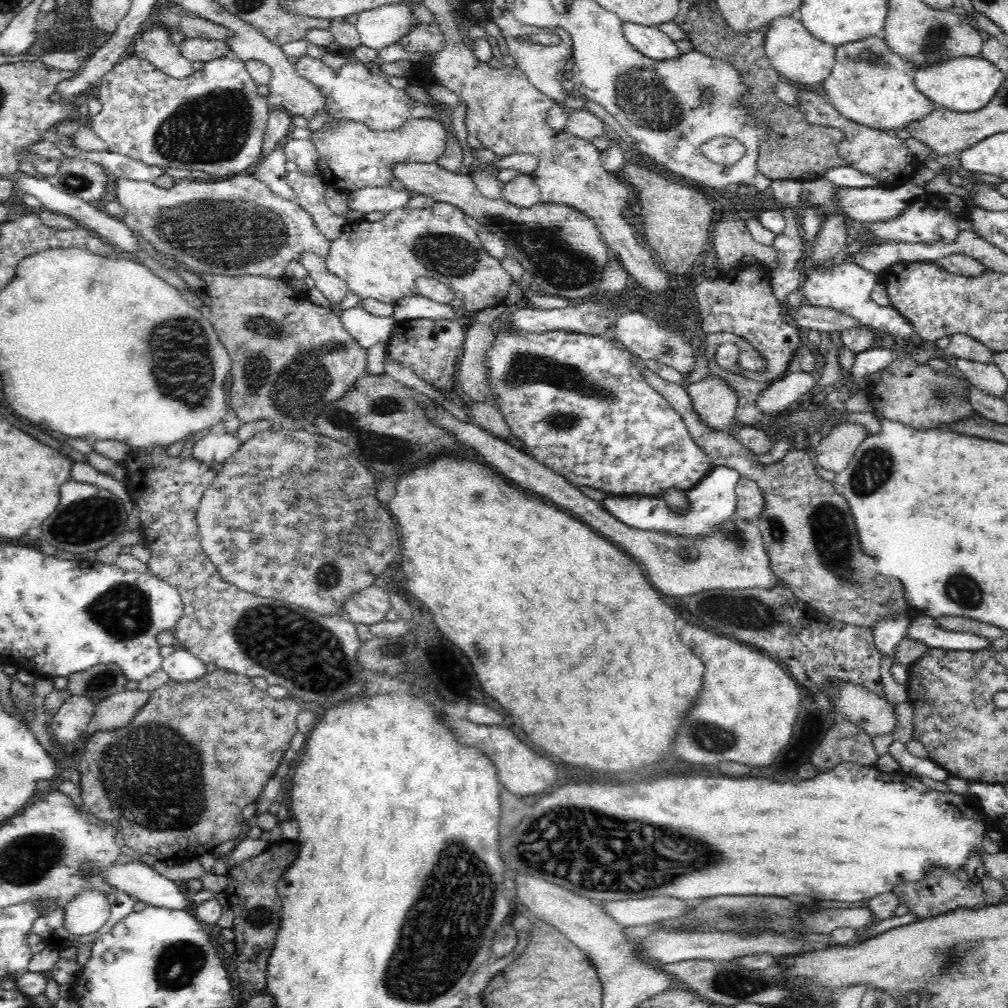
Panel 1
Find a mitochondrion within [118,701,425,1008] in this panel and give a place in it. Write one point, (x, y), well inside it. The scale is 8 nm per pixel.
(177, 965)

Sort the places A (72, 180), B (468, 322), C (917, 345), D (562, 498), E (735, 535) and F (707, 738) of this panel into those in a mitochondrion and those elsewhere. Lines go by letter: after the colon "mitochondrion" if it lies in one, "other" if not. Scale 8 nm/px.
A: mitochondrion
B: other
C: other
D: other
E: mitochondrion
F: mitochondrion

